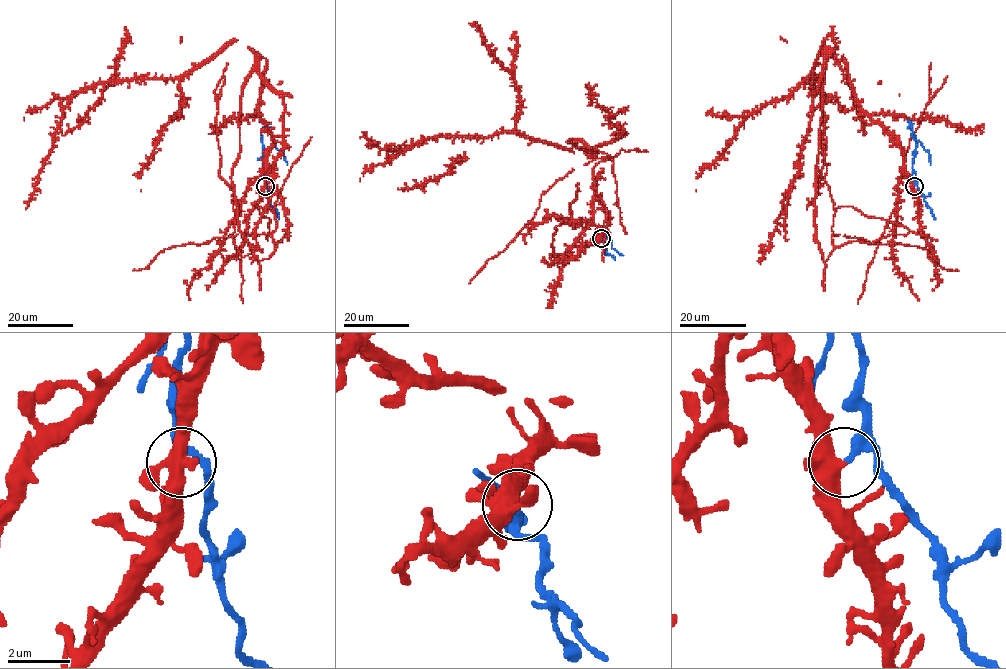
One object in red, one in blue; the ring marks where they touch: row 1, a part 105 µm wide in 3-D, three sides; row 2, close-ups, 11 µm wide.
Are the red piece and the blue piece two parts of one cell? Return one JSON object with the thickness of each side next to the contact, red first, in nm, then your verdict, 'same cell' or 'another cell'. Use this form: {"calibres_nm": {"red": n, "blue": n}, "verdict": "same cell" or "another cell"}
{"calibres_nm": {"red": 360, "blue": 200}, "verdict": "another cell"}

